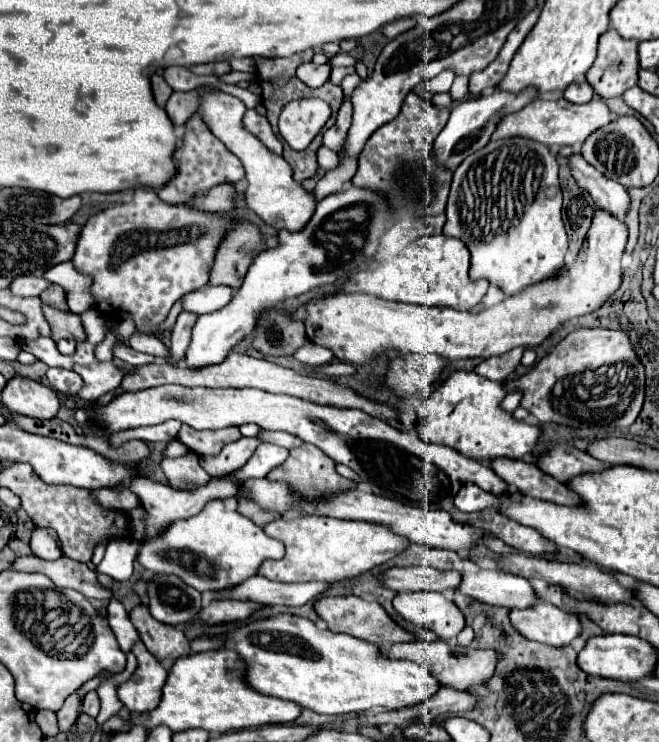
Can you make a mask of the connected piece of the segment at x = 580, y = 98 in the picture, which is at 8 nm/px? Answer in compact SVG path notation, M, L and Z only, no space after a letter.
M579 80L579 82L573 82L567 90L565 90L565 100L573 102L573 104L585 104L593 98L593 88L585 82L585 80Z

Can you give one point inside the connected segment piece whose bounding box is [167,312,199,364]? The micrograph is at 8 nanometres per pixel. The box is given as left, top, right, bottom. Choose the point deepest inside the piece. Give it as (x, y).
(181, 337)

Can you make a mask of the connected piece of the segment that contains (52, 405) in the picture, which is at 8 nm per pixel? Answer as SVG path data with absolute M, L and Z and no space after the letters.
M13 376L1 392L1 402L15 414L29 418L55 418L59 410L57 392L31 378Z

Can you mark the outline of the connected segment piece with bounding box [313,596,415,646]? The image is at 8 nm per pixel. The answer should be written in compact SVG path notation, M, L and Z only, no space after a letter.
M323 596L323 598L315 600L313 608L315 608L317 616L327 622L327 626L329 626L331 632L345 632L349 636L355 636L359 640L371 642L375 646L415 640L409 632L405 632L403 628L399 628L389 618L389 614L383 610L381 604L371 602L371 600L363 600L363 598L357 598L357 596Z

